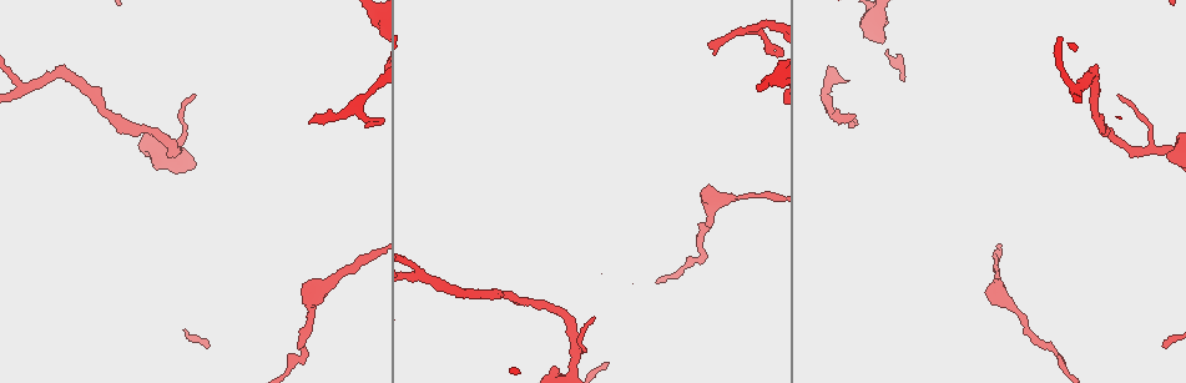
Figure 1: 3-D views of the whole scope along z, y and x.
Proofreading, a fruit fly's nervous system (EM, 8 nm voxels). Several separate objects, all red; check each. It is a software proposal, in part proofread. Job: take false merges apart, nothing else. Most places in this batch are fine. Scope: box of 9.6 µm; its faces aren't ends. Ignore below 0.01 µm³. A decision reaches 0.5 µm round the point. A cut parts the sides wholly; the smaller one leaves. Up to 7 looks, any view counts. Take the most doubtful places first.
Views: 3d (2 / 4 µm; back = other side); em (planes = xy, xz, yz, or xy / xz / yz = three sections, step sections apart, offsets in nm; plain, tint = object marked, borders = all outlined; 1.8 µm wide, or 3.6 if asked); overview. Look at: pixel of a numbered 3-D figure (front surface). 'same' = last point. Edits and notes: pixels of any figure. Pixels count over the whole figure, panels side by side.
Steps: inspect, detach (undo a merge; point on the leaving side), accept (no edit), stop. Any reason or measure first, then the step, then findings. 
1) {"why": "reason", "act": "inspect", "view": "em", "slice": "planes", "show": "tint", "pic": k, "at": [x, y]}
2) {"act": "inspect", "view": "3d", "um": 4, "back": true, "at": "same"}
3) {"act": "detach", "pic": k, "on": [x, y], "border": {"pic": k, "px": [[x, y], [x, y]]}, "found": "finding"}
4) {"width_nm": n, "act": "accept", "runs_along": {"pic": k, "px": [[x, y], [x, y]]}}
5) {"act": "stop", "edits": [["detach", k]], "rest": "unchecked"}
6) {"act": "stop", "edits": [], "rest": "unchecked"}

{"why": "a fork", "act": "inspect", "view": "em", "slice": "yz", "step": 4, "show": "tint", "pic": 1, "at": [23, 89]}

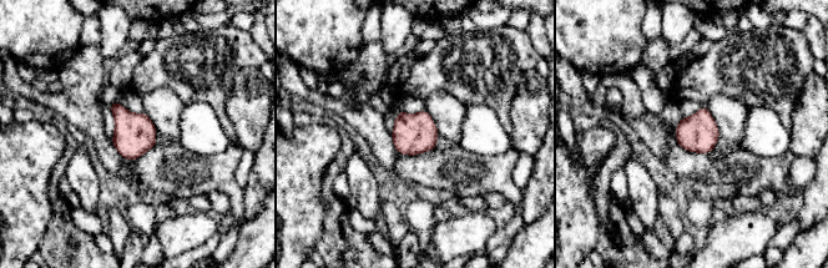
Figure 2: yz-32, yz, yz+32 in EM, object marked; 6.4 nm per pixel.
{"act": "inspect", "view": "em", "slice": "planes", "show": "tint", "at": "same"}

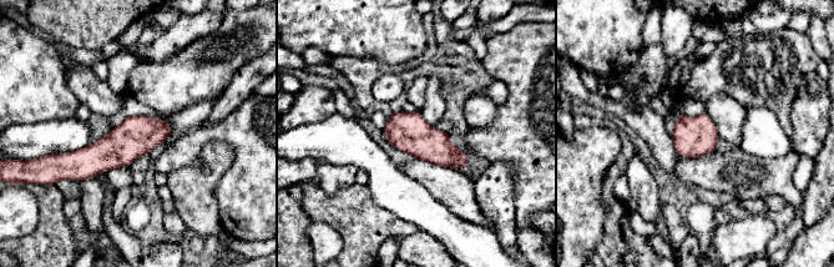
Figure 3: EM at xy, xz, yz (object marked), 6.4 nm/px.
{"width_nm": 260, "act": "accept", "found": "one neuron here"}

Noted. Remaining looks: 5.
{"why": "sharp bend", "act": "inspect", "view": "em", "slice": "planes", "show": "tint", "pic": 1, "at": [826, 99]}

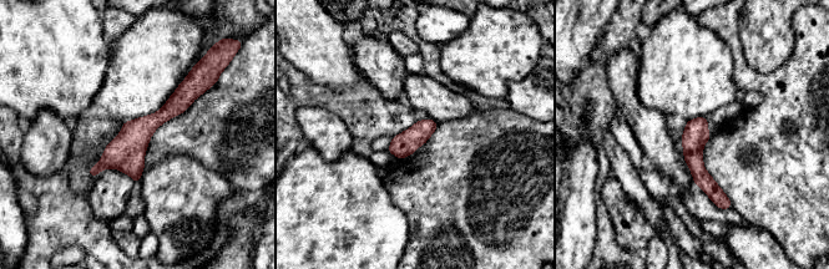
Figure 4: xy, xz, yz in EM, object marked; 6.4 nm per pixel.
{"width_nm": 150, "act": "accept", "runs_along": {"pic": 4, "px": [[193, 87], [92, 173]]}, "found": "all the same neuron"}

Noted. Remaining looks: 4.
{"why": "thick turns thin", "act": "inspect", "view": "em", "slice": "yz", "step": 16, "show": "tint", "pic": 1, "at": [748, 196]}

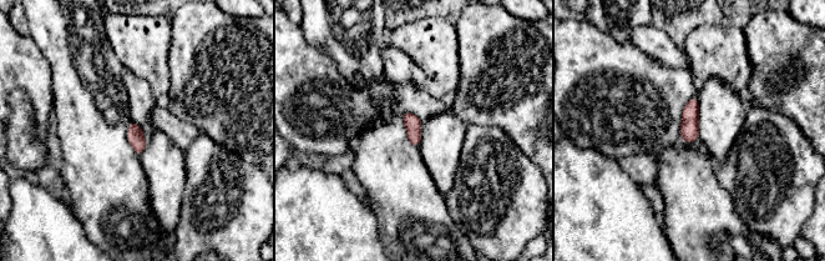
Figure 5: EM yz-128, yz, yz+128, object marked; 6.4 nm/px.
{"width_nm": 110, "act": "accept", "found": "continuous, no second neuron"}

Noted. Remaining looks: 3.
{"act": "stop", "edits": [], "rest": "unchecked"}

